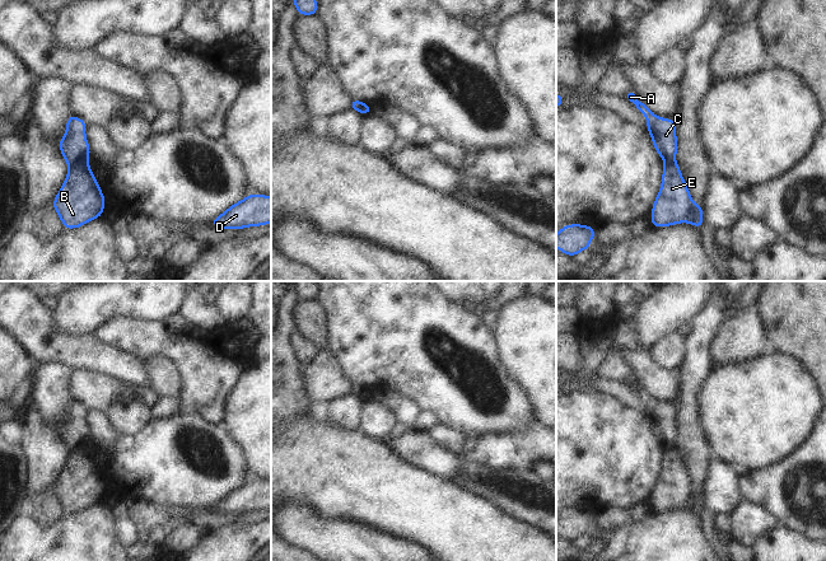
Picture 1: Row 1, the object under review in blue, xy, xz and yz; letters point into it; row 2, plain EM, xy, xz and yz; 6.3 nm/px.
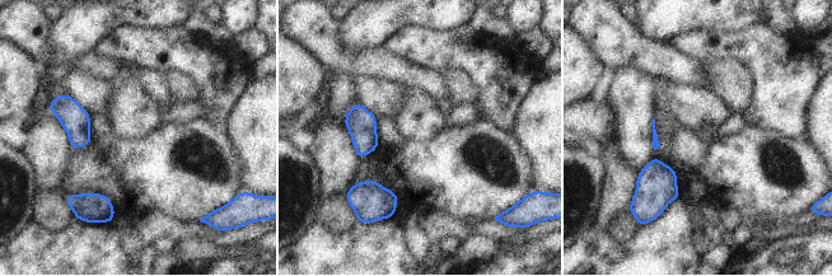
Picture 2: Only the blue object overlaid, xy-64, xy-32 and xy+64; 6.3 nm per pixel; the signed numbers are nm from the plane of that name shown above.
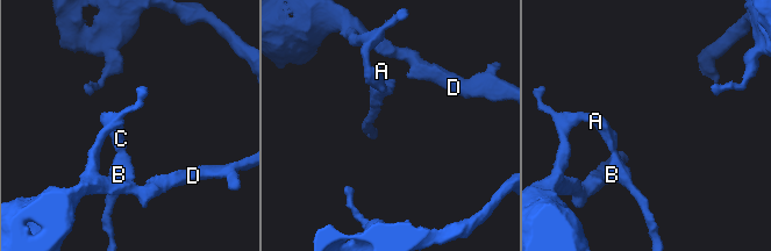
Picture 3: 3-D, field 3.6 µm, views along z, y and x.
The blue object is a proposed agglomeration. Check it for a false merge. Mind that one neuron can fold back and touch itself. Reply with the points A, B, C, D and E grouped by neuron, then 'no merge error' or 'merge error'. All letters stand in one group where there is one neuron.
groups A C D / B E; merge error

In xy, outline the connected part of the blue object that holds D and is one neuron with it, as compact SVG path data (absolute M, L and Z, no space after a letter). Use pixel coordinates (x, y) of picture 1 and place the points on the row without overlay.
M247 480L242 486L233 488L218 500L211 511L219 514L244 514L271 509L271 481Z

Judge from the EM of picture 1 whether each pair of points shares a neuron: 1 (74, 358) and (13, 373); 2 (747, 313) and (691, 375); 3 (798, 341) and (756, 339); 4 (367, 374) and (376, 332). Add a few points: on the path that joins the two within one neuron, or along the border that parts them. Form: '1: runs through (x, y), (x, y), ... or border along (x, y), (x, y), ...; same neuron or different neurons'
1: border along (13, 337), (33, 359); different neurons
2: border along (719, 326), (710, 345), (712, 360); different neurons
3: border along (757, 312), (765, 336), (776, 350); different neurons
4: runs through (372, 364), (376, 342); same neuron

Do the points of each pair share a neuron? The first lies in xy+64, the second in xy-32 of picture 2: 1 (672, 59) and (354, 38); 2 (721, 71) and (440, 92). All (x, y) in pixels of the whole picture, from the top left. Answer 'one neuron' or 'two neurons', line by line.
1: two neurons
2: two neurons

